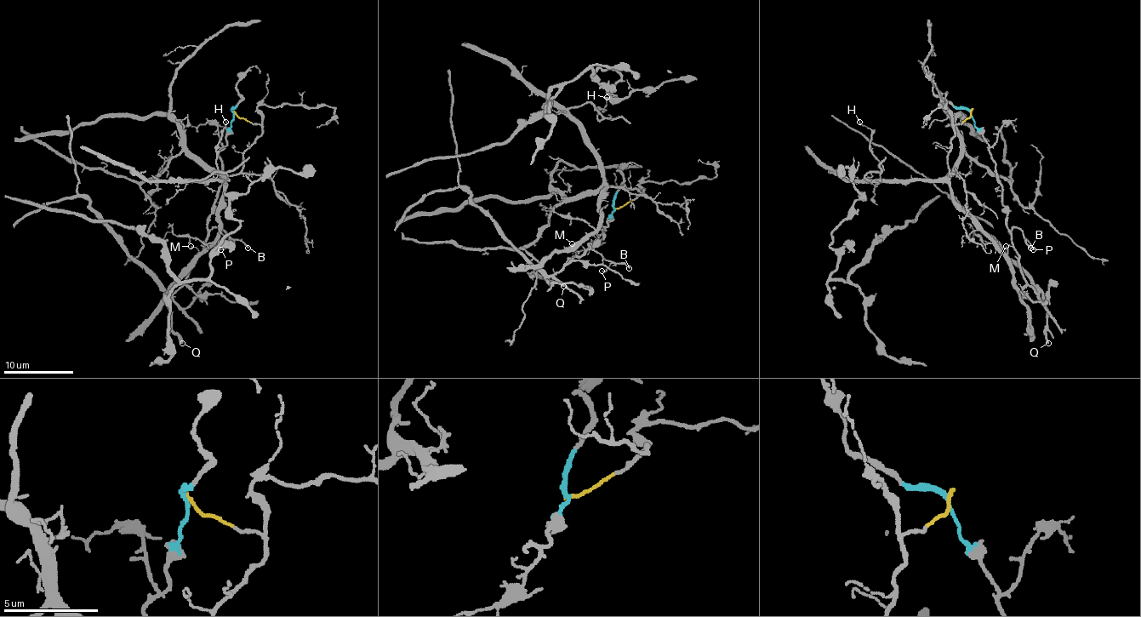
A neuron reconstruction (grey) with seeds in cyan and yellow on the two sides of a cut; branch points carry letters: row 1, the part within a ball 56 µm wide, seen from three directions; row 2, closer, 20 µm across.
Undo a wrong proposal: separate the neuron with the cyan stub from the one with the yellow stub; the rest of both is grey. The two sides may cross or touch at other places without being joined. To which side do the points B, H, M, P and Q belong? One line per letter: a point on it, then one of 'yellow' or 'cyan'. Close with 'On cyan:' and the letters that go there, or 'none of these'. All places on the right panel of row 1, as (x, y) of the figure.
B: at (1030, 248); cyan
H: at (859, 122); yellow
M: at (1006, 246); yellow
P: at (1033, 249); cyan
Q: at (1048, 343); cyan
On cyan: B, P, Q

